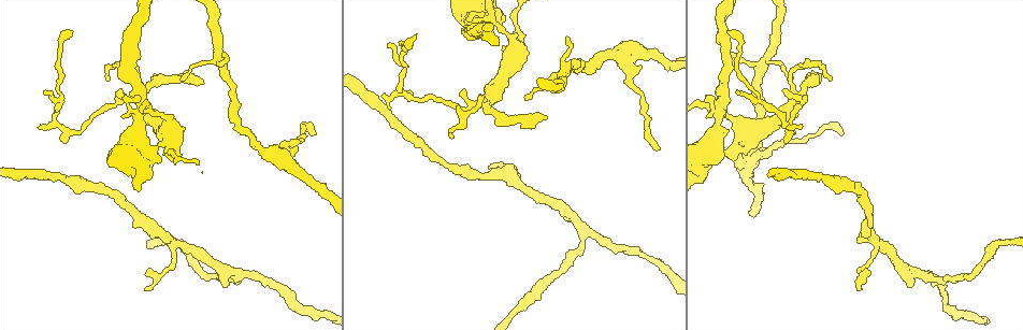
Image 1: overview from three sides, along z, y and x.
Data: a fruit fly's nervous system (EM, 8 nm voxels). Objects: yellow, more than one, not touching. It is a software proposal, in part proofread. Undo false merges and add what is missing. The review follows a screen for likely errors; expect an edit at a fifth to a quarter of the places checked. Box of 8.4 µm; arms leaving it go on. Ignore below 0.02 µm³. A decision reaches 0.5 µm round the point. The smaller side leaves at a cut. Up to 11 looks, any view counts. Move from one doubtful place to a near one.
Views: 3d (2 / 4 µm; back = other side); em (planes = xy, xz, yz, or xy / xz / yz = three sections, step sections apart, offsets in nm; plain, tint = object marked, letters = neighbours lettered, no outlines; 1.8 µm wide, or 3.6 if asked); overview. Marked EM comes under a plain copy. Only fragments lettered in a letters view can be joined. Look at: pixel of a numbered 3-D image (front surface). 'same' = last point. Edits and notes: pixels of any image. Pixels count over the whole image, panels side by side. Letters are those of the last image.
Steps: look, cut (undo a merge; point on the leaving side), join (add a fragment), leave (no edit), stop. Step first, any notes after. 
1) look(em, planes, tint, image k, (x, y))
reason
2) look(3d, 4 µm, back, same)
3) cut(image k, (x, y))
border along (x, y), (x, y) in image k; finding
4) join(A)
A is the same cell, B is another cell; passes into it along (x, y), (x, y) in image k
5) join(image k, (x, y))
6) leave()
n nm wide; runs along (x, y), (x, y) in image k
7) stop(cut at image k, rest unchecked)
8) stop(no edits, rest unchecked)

look(3d, 2 µm, image 1, (792, 102))

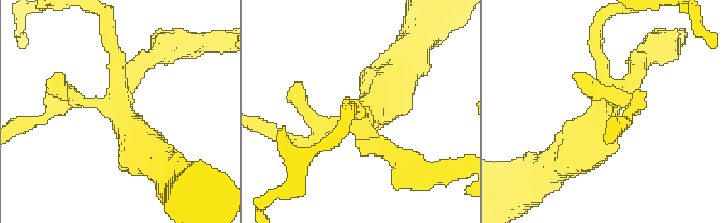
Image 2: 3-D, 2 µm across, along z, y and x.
look(em, 3.6 µm, yz, step 4, tint, image 2, (115, 107))
shape alone is not enough

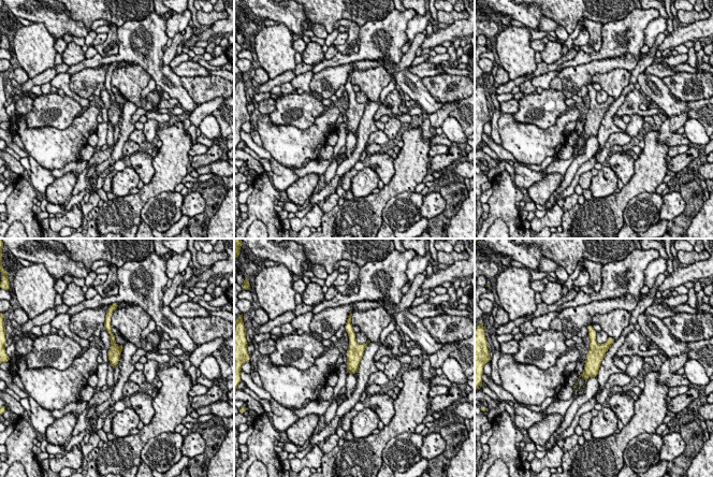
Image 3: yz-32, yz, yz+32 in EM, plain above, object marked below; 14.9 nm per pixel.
look(em, 3.6 µm, planes, letters, same)
another direction

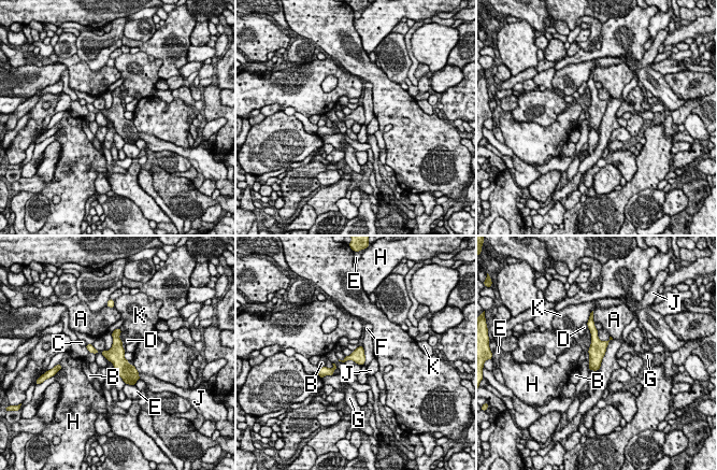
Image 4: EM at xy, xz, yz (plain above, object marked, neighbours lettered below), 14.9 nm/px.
leave()
A, B, C, D, E, F, G, H, J and K are other cells; runs along (117, 331), (116, 358), (131, 382) in image 4; all the same neuron

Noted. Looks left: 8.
look(em, planes, letters, image 1, (139, 116))

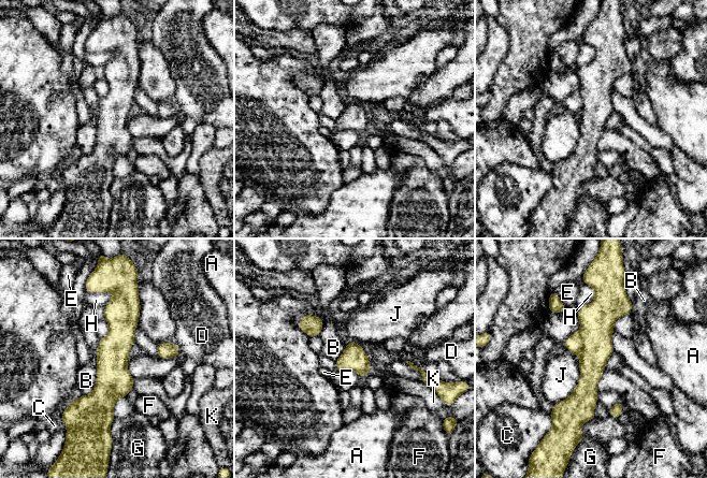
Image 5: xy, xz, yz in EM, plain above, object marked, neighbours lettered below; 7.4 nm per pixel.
cut(image 5, (574, 344))
A, B, C, D, E, F, G, H, J and K are other cells; border along (578, 332), (582, 344), (580, 353) in image 5; two neurons meet here

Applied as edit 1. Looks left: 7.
look(3d, 4 µm, image 1, (581, 224))
three-way junction

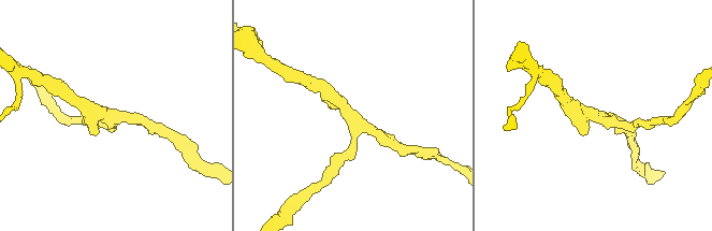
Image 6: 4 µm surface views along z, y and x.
look(em, planes, letters, image 6, (113, 113))
3 arms; arms of 160, 190, 200 nm

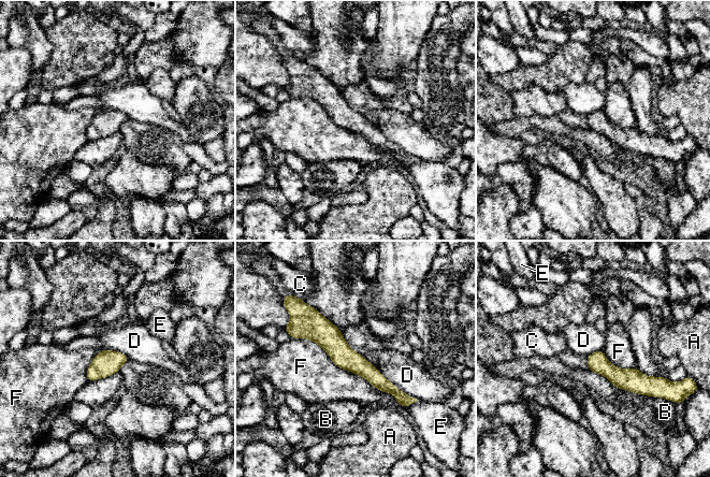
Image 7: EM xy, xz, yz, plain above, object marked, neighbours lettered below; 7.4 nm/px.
leave()
160 nm wide; A, B, C, D, E and F are other cells; runs along (301, 328), (317, 328), (405, 402) in image 7; continuous, no second neuron

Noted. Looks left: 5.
stop(cut at image 5, rest unchecked)

